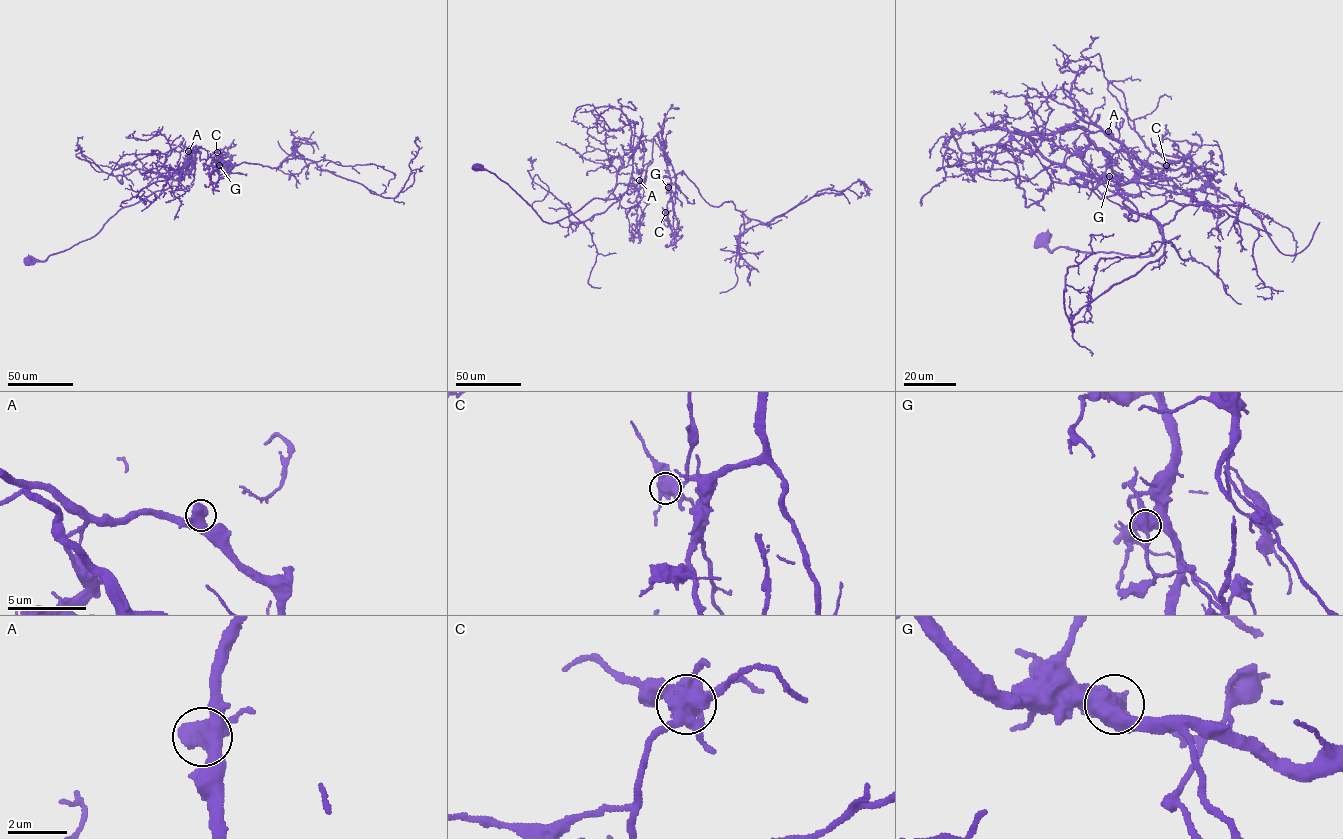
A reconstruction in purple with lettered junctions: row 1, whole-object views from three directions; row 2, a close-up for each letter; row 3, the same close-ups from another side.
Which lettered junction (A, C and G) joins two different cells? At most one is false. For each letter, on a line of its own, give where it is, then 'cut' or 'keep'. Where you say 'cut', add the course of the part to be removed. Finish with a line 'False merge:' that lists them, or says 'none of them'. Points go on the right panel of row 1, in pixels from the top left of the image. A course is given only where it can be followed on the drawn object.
A: place (1108, 131); keep
C: place (1166, 165); keep
G: place (1109, 176); cut; course (1109, 176), (1098, 198), (1074, 181), (1157, 221), (1164, 253), (1072, 332), (1067, 269), (1113, 233)
False merge: G

